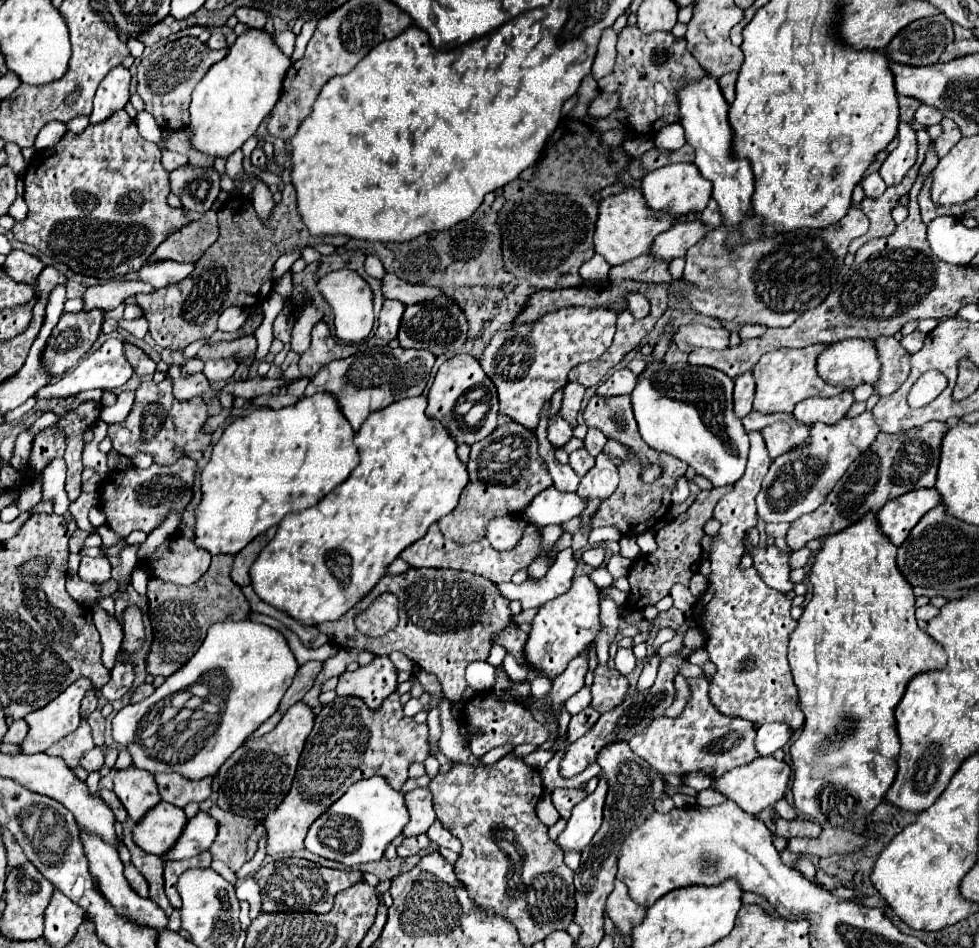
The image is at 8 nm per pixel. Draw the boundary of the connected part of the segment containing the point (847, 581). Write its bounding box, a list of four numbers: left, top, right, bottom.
[788,514,946,826]

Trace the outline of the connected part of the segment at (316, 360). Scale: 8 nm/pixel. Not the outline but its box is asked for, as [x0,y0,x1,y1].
[300,322,358,378]

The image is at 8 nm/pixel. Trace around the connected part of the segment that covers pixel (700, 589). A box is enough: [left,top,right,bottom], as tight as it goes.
[690,572,708,596]

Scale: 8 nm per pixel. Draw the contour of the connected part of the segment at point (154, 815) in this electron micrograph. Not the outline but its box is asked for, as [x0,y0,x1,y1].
[132,802,186,856]

